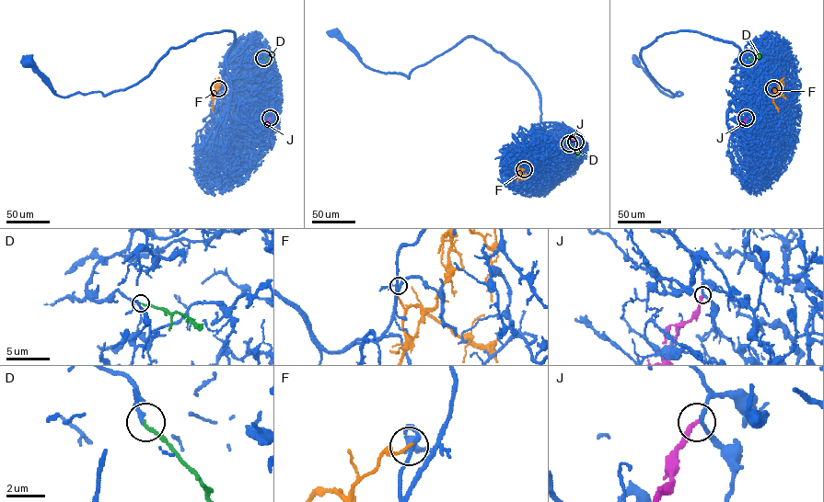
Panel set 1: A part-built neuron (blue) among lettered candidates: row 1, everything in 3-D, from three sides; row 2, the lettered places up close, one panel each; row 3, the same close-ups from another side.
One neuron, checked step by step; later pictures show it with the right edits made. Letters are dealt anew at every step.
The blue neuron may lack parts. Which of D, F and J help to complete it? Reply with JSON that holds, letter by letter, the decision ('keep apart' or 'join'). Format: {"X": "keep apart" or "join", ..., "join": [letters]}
{"D": "join", "F": "keep apart", "J": "keep apart", "join": ["D"]}

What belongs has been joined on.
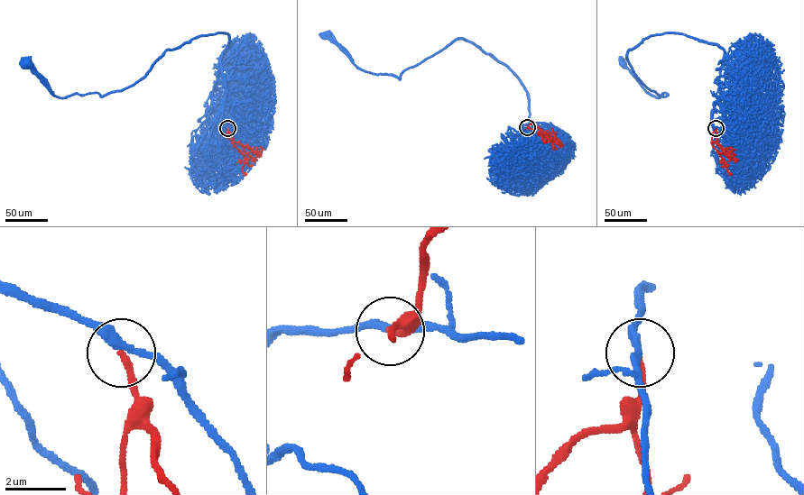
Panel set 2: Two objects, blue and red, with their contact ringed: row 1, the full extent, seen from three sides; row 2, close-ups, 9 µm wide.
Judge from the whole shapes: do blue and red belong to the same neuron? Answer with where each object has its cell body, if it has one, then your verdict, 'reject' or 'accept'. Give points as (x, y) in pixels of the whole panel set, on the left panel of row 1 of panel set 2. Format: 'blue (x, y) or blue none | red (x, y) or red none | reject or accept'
blue (23, 63) | red none | accept

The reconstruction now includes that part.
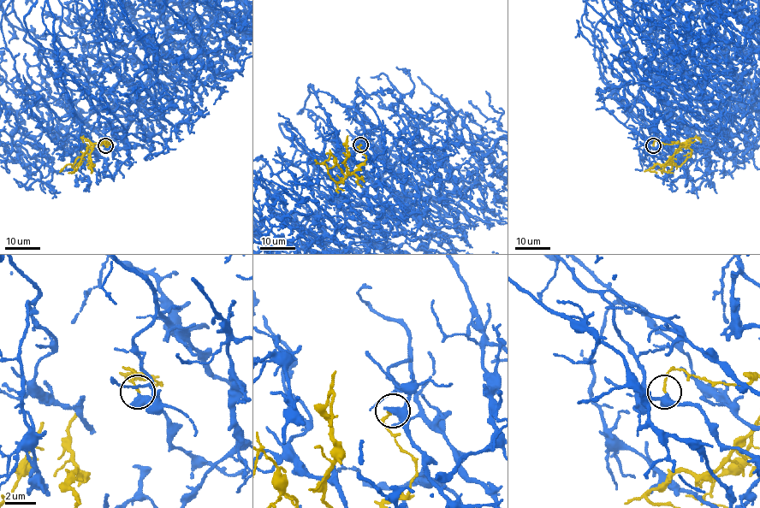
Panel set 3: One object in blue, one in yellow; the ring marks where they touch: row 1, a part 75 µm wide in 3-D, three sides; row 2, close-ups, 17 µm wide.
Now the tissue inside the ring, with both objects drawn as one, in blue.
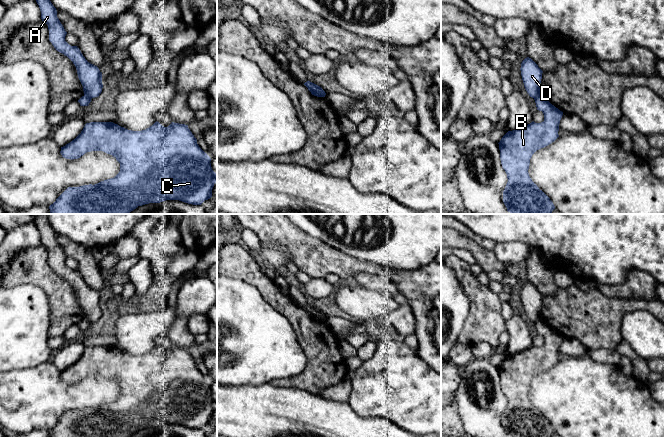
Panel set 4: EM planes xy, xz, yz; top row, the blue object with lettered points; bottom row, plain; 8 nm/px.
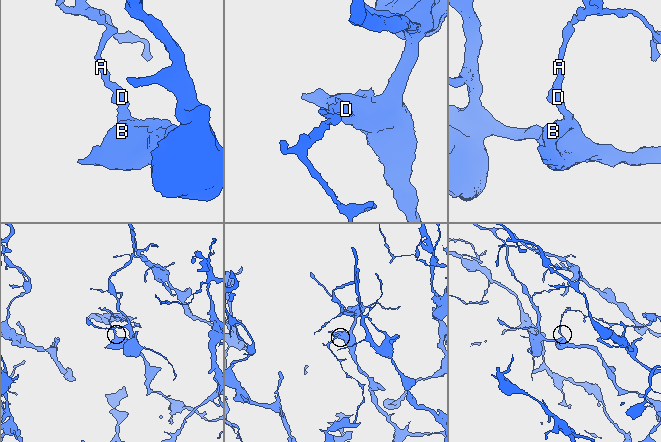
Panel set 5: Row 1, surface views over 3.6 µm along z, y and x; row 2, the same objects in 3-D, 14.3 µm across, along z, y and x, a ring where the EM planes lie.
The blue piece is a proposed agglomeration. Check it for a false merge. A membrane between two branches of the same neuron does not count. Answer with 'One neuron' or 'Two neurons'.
Two neurons

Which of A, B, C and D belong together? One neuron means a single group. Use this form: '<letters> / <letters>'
A D / B C

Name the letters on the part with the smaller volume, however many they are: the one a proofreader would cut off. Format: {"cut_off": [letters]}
{"cut_off": ["A", "D"]}

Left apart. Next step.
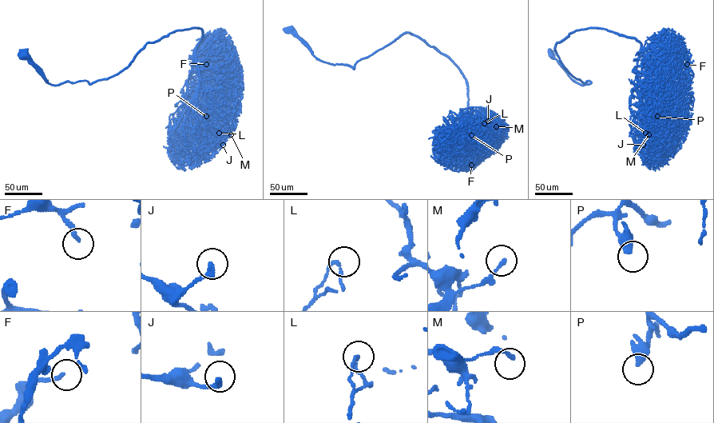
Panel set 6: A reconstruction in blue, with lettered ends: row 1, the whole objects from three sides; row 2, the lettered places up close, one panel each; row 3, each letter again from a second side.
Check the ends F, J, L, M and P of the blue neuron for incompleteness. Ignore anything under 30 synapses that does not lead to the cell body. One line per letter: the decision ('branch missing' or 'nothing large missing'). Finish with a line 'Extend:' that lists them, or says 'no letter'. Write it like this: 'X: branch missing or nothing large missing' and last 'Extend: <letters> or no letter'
F: branch missing
J: nothing large missing
L: nothing large missing
M: nothing large missing
P: branch missing
Extend: F, P

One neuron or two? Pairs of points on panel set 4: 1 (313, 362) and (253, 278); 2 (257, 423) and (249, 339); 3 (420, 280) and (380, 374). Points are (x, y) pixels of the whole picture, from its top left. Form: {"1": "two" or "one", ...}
{"1": "one", "2": "two", "3": "two"}

